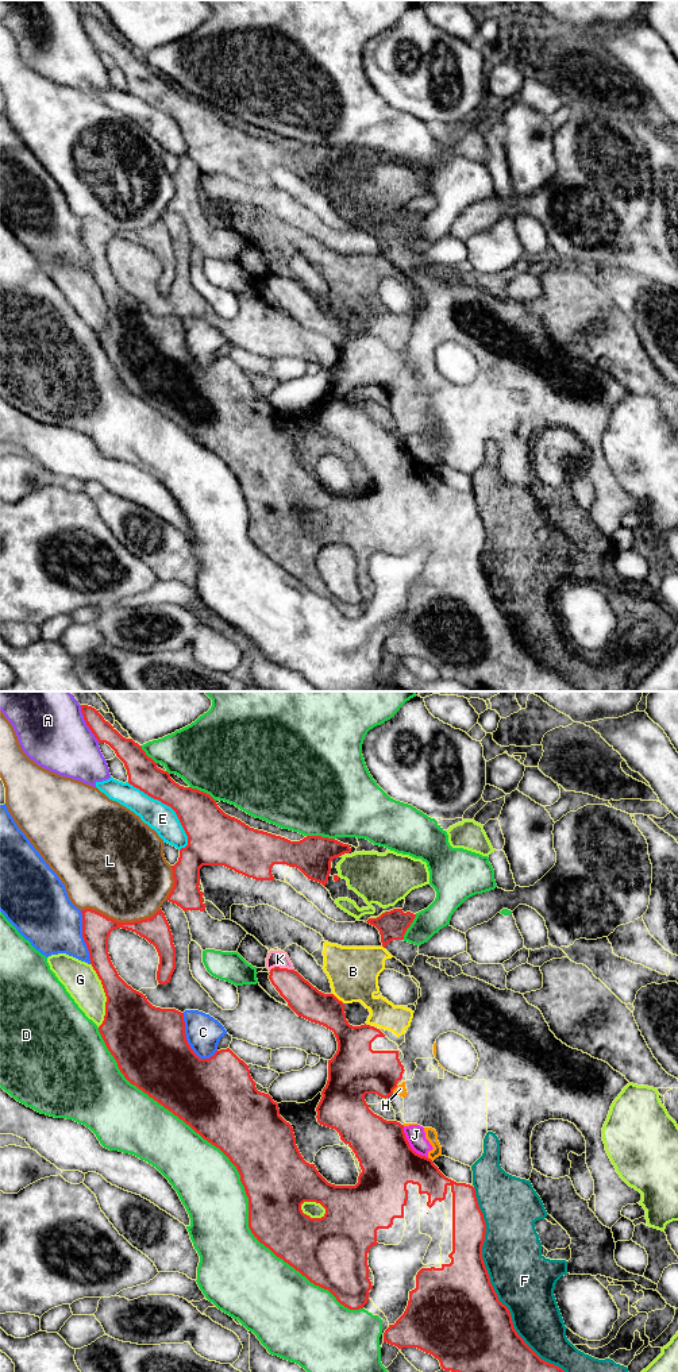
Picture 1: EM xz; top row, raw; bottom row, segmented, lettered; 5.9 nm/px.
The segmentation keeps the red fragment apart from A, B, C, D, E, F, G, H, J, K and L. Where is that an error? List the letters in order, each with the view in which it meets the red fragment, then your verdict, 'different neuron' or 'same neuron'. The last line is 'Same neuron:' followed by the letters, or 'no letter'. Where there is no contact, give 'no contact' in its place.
A: contact in xz; different neuron
B: contact in xz; different neuron
C: contact in xz; different neuron
D: contact in xz; different neuron
E: contact in xz; different neuron
F: contact in xz; different neuron
G: contact in xz; different neuron
H: contact in xz; different neuron
J: contact in xz; different neuron
K: contact in xz; different neuron
L: contact in xz; different neuron
Same neuron: no letter

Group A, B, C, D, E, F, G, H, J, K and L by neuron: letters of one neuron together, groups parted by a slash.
A / B F H J K / C / D / E / G / L

